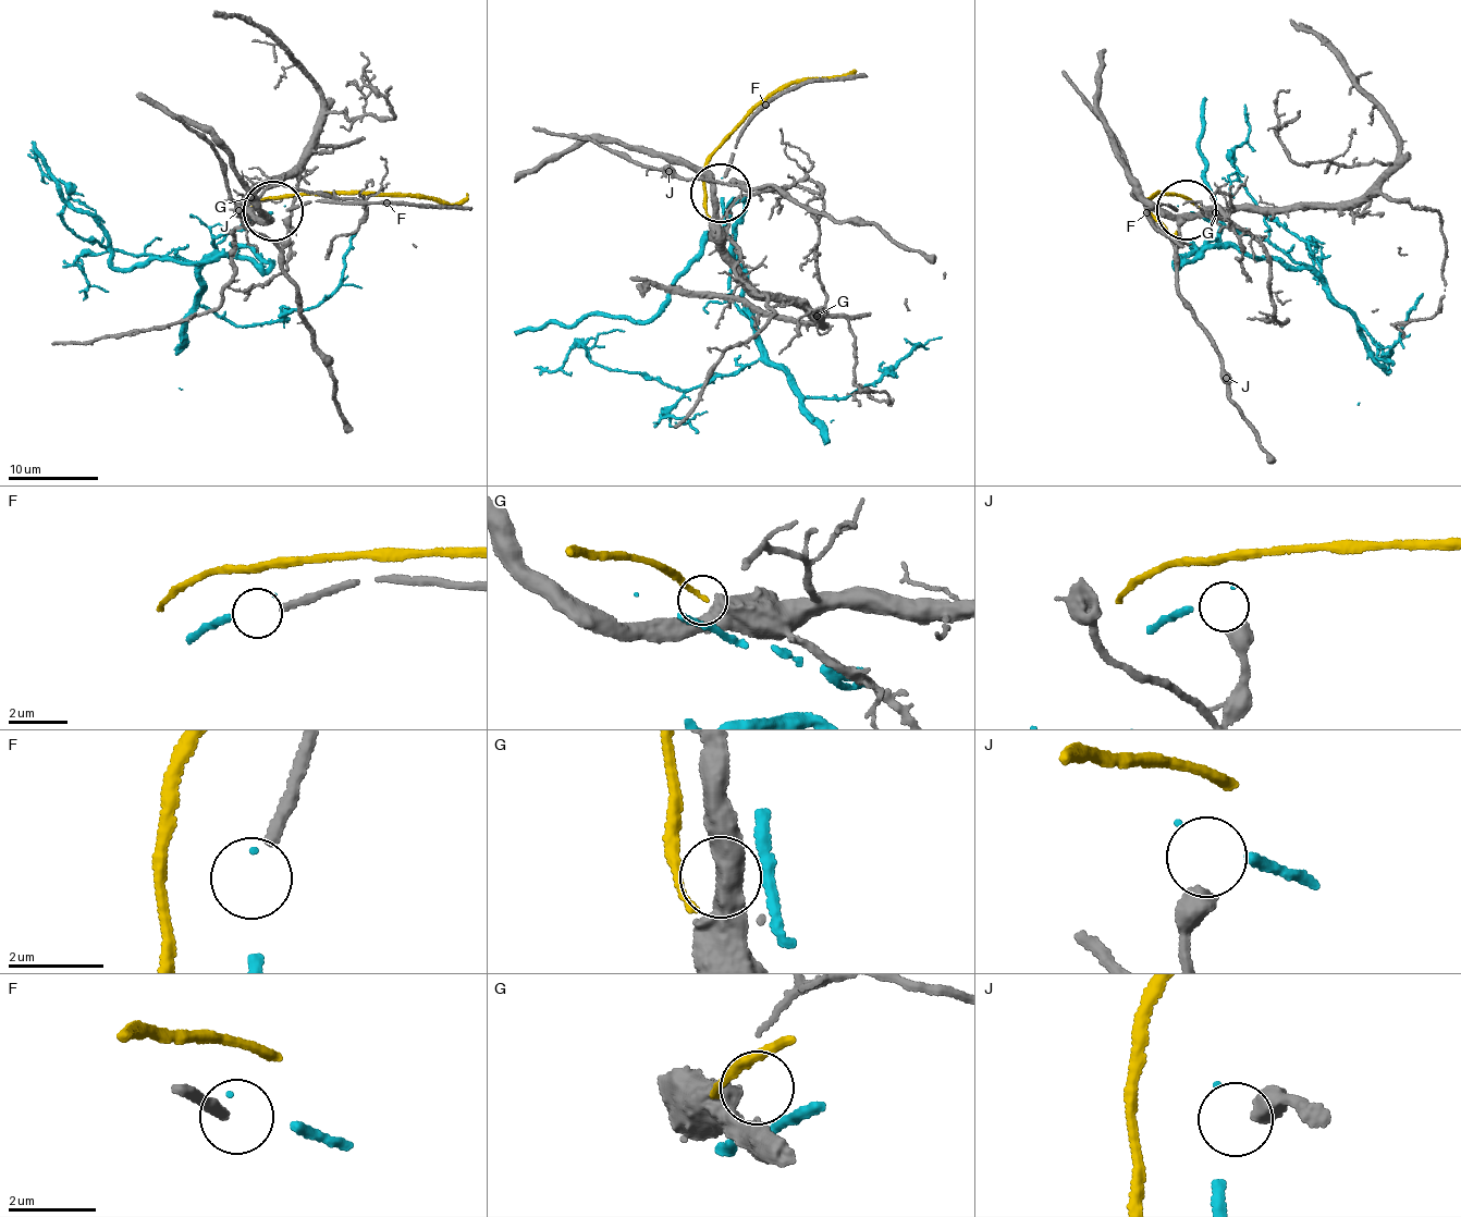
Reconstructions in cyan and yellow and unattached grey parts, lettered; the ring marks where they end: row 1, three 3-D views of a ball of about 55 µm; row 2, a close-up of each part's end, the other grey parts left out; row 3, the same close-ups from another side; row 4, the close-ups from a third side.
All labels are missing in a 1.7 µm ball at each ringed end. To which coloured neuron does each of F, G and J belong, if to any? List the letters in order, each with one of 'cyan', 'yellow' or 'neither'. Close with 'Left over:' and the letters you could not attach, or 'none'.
F: neither
G: neither
J: neither
Left over: F, G, J

